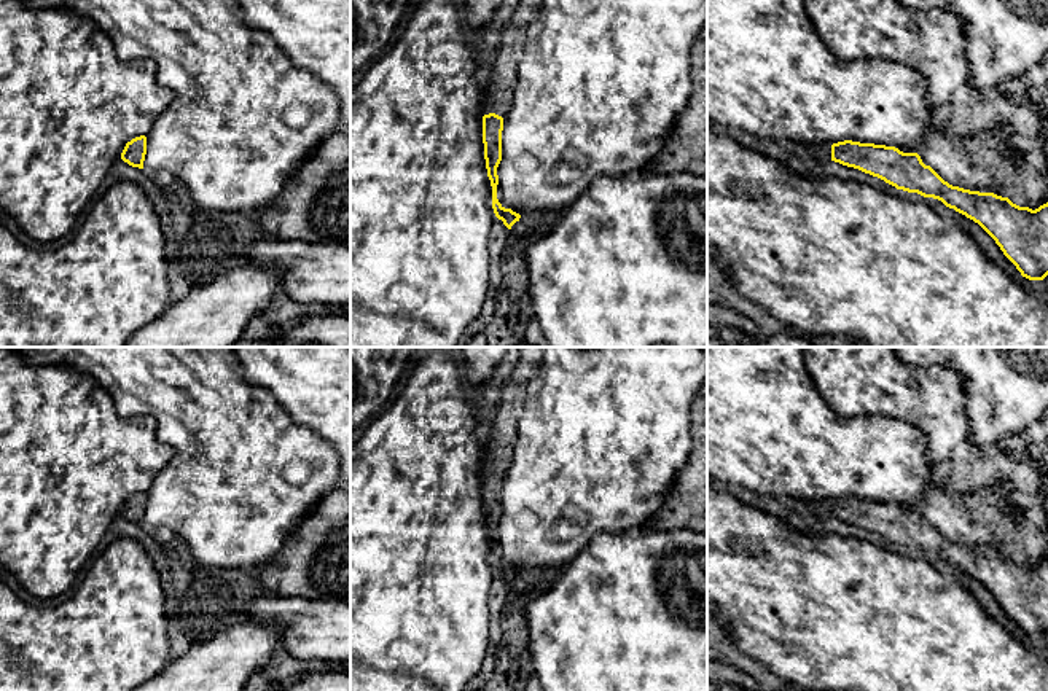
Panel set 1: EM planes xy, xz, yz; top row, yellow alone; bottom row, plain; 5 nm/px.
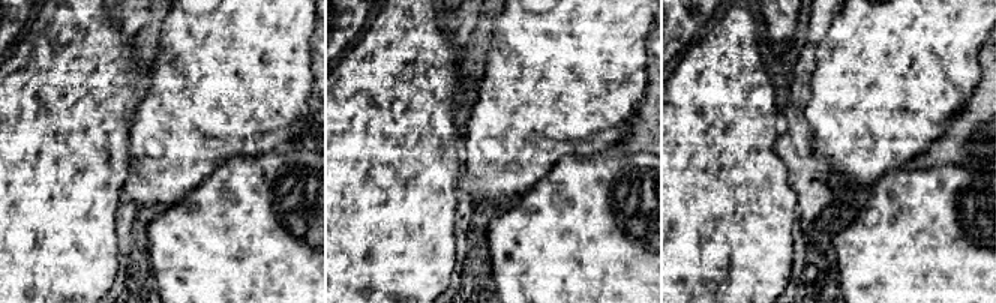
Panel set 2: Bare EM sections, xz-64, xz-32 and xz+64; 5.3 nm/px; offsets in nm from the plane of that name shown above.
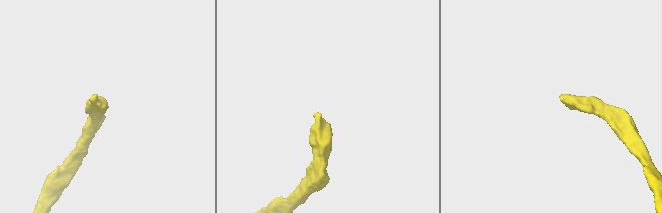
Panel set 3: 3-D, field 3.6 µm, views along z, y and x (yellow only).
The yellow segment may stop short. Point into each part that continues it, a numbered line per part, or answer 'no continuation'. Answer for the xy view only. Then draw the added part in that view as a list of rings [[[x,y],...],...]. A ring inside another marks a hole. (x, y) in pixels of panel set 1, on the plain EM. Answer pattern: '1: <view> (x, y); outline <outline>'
no continuation

